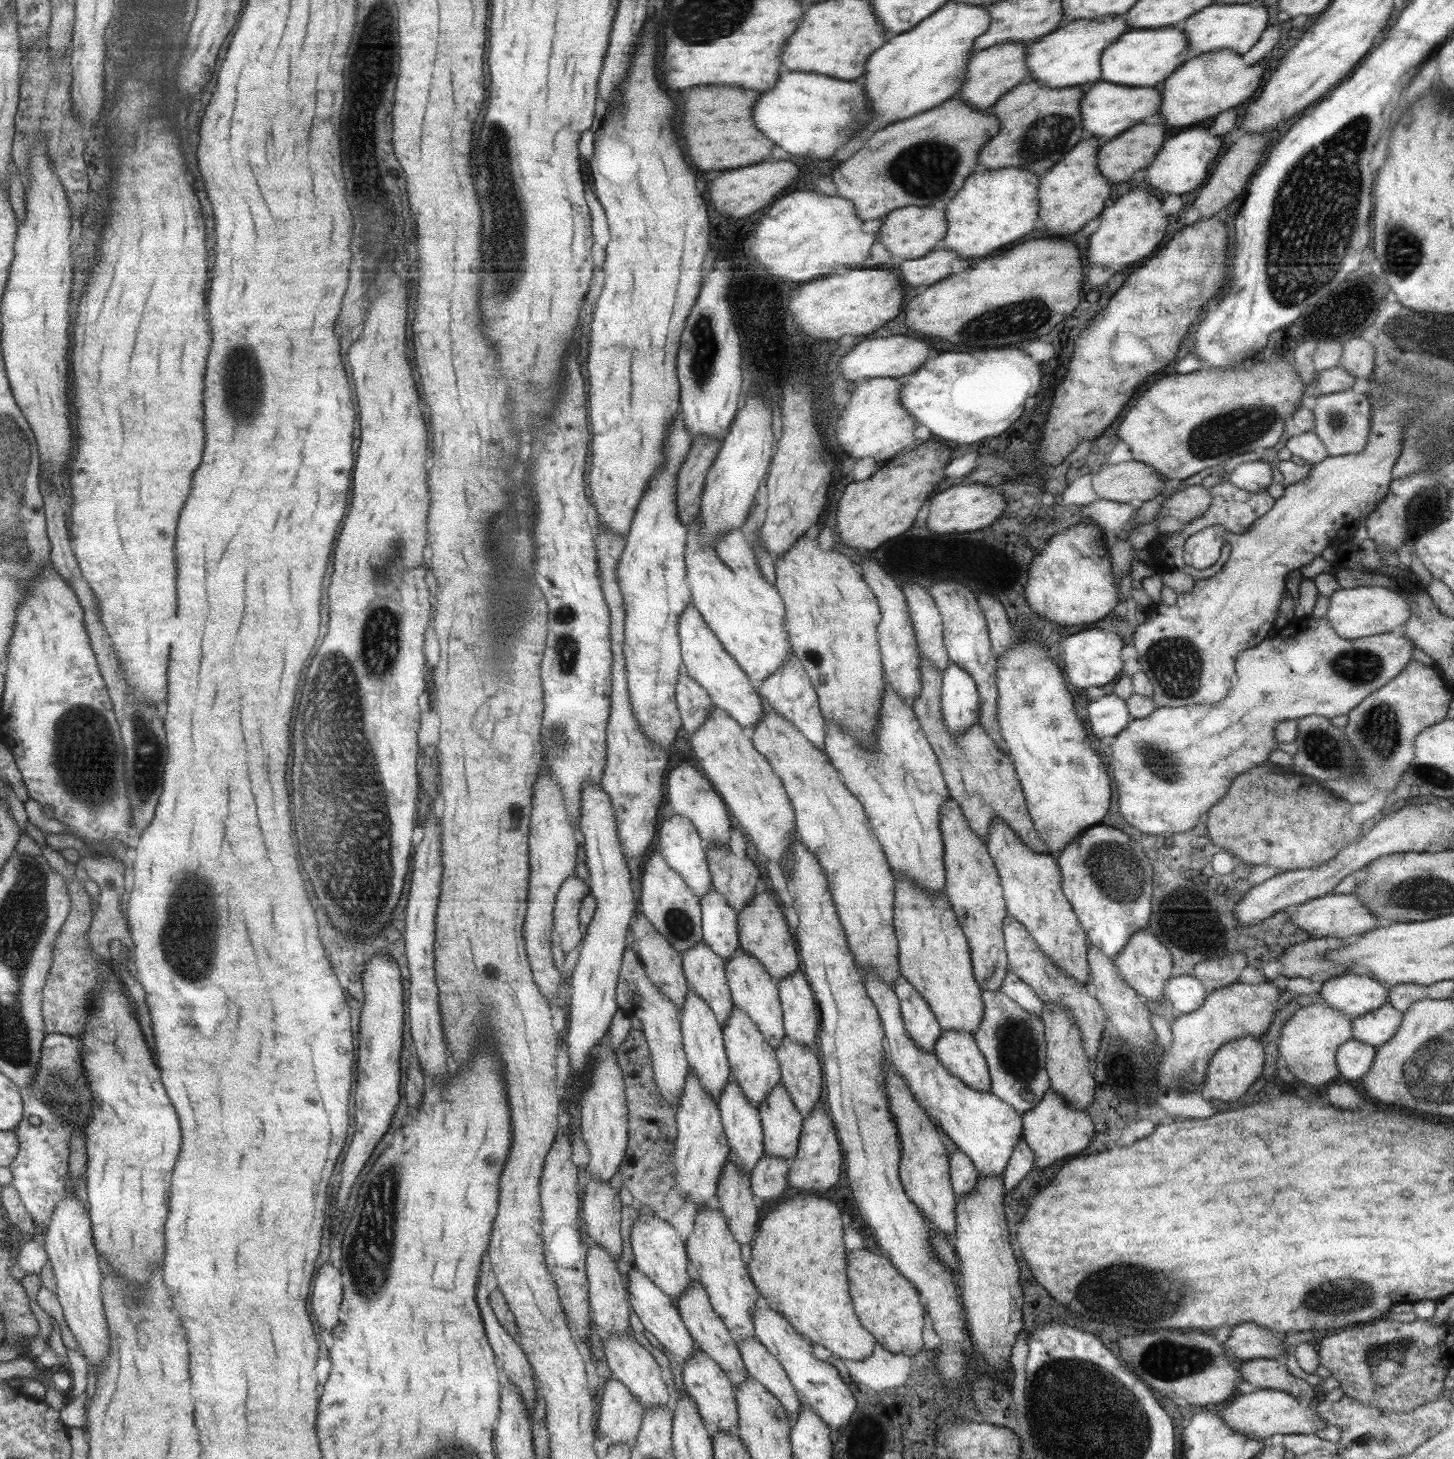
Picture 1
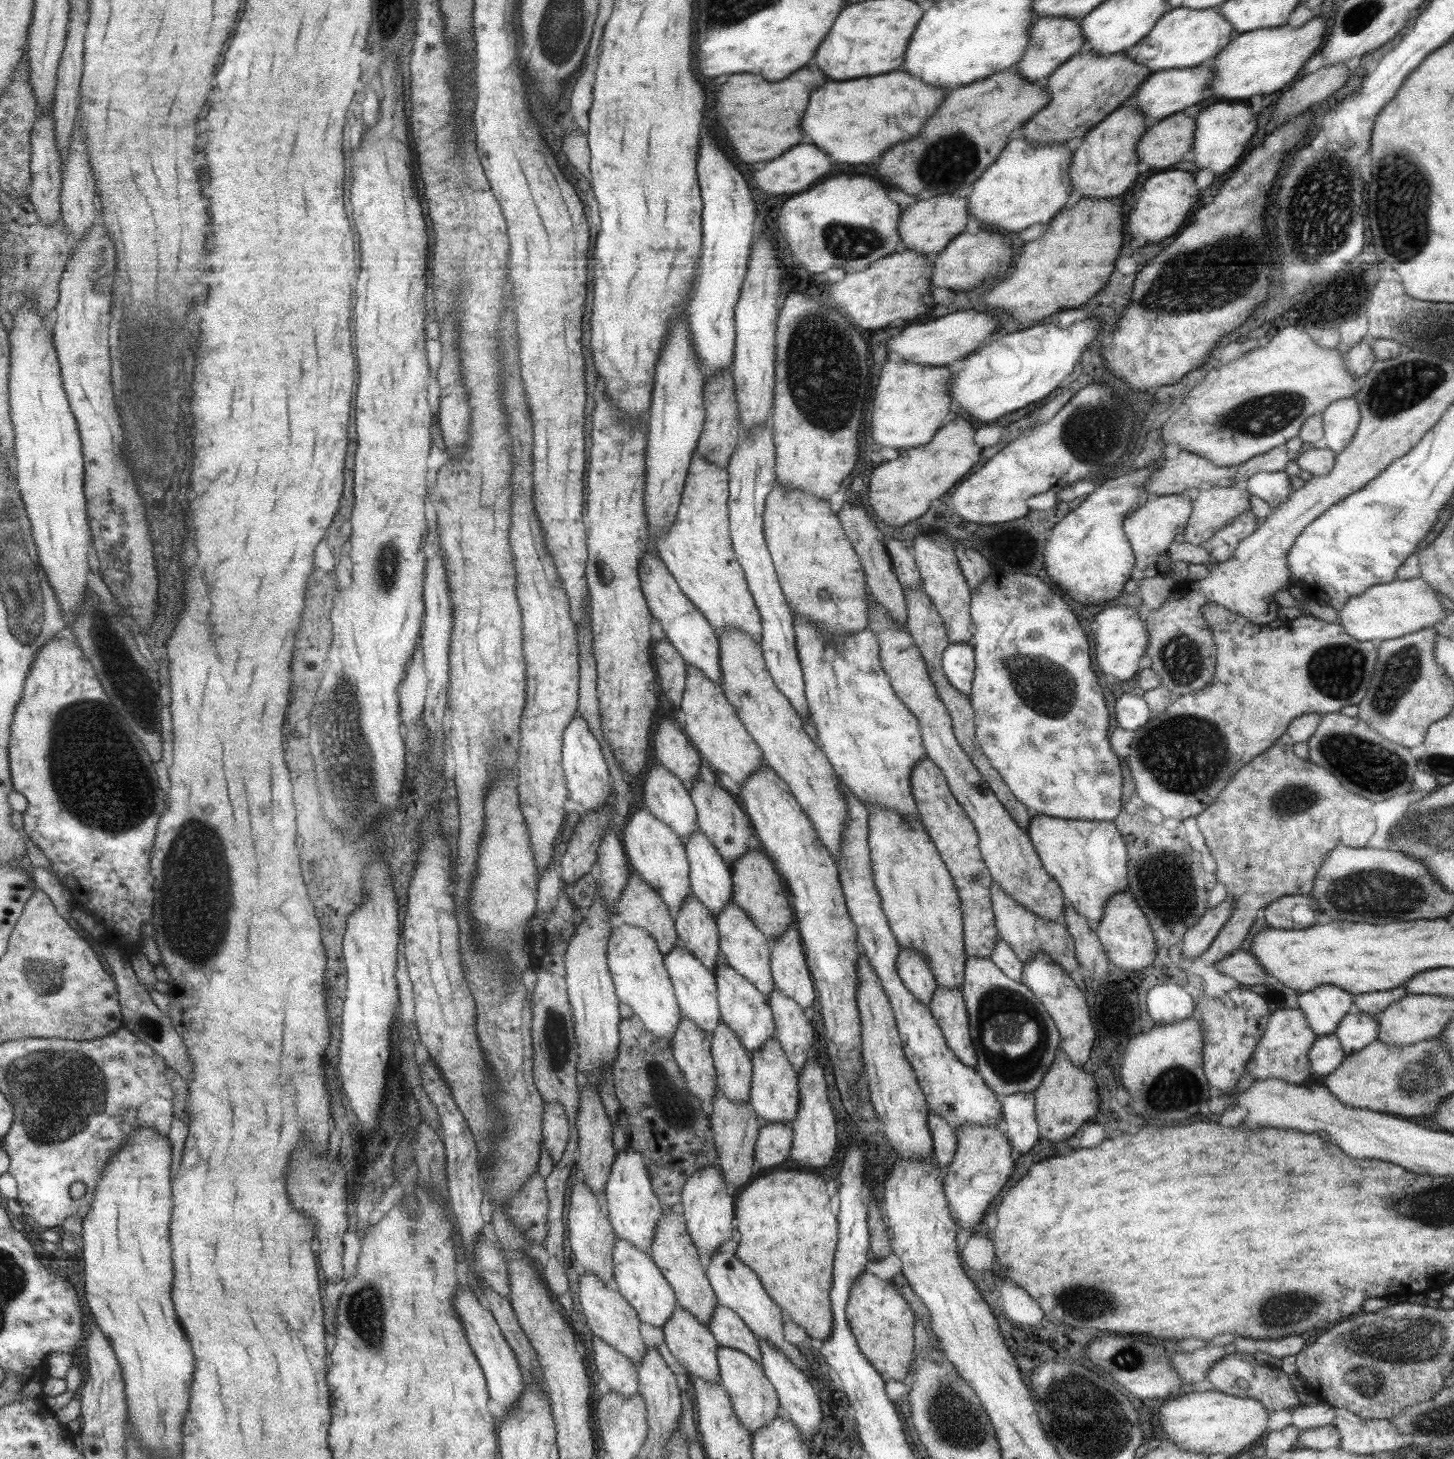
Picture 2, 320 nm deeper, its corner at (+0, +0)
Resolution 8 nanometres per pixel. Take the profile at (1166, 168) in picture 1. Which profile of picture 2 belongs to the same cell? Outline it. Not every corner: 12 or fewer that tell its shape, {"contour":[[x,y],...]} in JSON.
{"contour":[[1243,102],[1195,118],[1195,165],[1225,174],[1241,162],[1257,116]]}

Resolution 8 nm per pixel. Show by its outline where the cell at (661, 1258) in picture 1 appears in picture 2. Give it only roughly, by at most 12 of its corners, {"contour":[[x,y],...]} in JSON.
{"contour":[[614,1156],[602,1203],[616,1238],[648,1254],[663,1212],[642,1156]]}

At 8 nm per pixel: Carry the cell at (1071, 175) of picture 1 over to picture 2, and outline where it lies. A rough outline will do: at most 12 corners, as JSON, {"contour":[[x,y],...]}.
{"contour":[[1126,103],[1089,129],[1068,172],[1081,197],[1118,199],[1148,125]]}

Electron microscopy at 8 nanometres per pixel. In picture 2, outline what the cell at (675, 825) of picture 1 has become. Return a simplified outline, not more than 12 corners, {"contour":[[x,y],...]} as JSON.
{"contour":[[659,761],[646,767],[643,805],[684,844],[698,827],[681,780]]}

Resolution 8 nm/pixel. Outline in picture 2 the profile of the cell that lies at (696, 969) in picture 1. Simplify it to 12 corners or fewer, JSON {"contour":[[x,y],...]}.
{"contour":[[689,894],[673,913],[679,944],[714,974],[713,914]]}

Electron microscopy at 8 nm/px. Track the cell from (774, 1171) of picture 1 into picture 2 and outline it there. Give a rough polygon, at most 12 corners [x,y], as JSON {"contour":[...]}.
{"contour":[[761,1123],[754,1146],[757,1170],[790,1156],[789,1124]]}

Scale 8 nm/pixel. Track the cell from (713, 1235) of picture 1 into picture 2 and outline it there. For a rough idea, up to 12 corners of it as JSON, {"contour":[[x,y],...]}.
{"contour":[[717,1164],[683,1183],[686,1231],[711,1258],[731,1238],[734,1188]]}

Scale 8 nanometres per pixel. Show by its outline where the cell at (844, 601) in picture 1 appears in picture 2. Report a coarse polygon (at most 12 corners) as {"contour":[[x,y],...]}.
{"contour":[[775,484],[764,539],[793,612],[865,629],[866,576],[830,502]]}

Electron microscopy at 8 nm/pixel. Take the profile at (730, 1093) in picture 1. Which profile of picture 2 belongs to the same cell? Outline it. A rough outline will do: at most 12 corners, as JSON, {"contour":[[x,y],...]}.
{"contour":[[719,1018],[710,1037],[716,1088],[747,1103],[752,1064]]}

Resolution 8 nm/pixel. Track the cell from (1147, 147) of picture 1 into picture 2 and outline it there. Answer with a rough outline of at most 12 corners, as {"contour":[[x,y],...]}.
{"contour":[[1176,112],[1149,123],[1138,162],[1171,168],[1192,150],[1195,119]]}

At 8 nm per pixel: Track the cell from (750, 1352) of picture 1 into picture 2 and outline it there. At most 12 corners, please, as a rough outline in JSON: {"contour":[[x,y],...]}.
{"contour":[[717,1303],[707,1326],[717,1344],[761,1362],[756,1336]]}

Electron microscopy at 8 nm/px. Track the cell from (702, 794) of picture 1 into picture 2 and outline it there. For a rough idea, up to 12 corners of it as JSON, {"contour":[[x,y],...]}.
{"contour":[[659,719],[655,760],[689,792],[701,758],[682,728]]}

